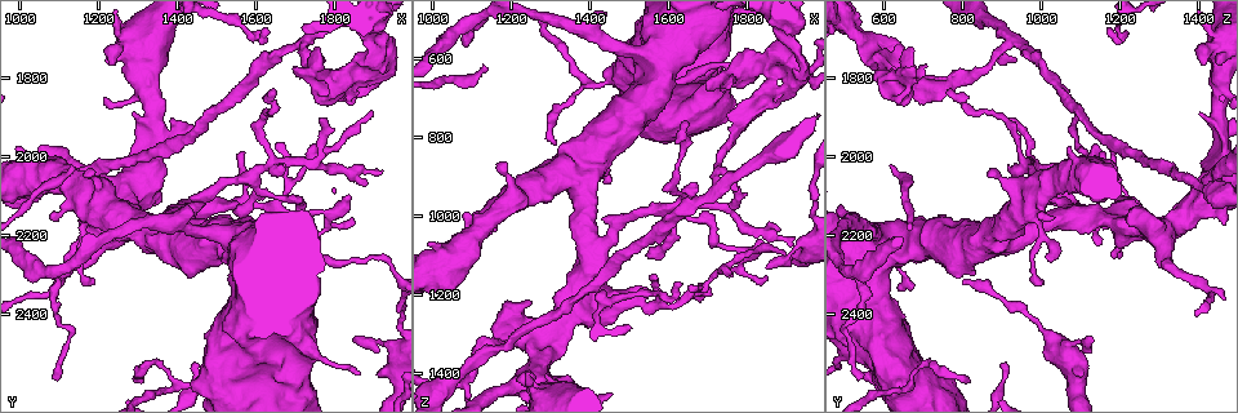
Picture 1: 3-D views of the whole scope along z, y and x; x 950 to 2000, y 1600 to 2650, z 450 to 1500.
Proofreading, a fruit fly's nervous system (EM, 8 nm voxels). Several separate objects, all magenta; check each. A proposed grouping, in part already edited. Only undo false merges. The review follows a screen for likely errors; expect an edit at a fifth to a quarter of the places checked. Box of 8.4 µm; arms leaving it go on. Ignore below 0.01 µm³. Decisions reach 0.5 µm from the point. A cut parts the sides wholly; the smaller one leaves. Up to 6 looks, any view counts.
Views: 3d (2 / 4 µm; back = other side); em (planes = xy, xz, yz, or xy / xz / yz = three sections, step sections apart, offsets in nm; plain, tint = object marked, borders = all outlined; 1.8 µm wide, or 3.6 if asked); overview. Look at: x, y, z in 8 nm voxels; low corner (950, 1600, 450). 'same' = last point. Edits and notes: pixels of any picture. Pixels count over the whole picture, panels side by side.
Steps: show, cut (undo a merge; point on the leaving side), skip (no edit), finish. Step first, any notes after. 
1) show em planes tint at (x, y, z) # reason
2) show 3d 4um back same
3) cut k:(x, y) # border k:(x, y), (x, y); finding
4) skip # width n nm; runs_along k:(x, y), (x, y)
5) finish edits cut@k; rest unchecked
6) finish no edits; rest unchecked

show em planes tint at (1725, 1700, 925) # three arms meet

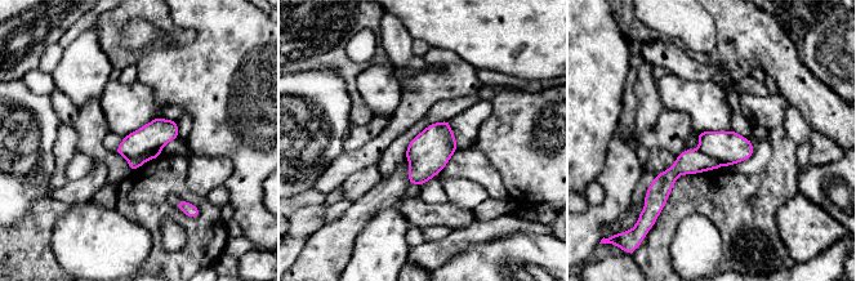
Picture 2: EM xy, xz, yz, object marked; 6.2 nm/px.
cut 2:(156, 134) # border 2:(160, 150), (128, 160); a second cell is stuck on

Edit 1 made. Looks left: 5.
show overview

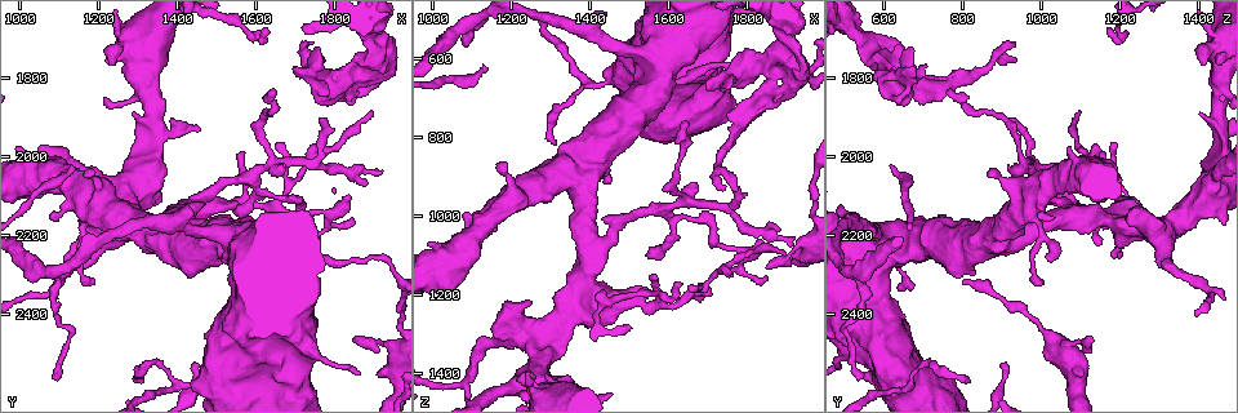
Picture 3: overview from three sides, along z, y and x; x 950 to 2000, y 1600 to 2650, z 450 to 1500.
show em xy step 16 tint at (1565, 2125, 1235) # a fork

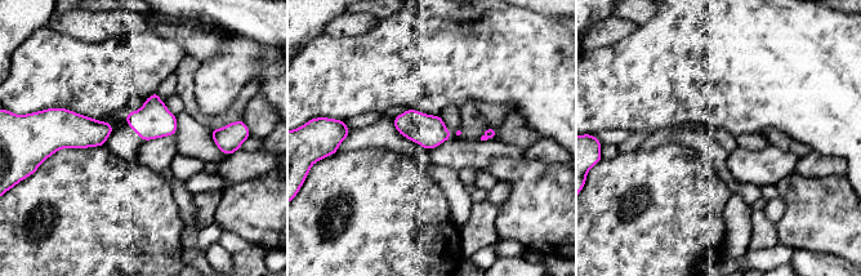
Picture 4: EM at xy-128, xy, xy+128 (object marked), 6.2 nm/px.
show em planes tint same

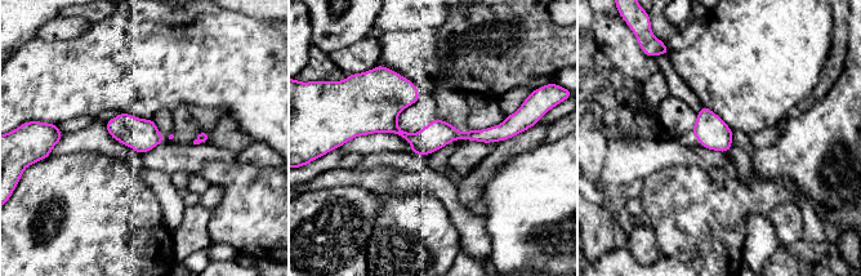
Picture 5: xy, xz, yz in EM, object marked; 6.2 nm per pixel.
skip # runs_along 5:(357, 128), (391, 125), (409, 137), (509, 133); one cell here

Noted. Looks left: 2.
show em xy step 4 tint at (1570, 1670, 1205) # narrows sharply

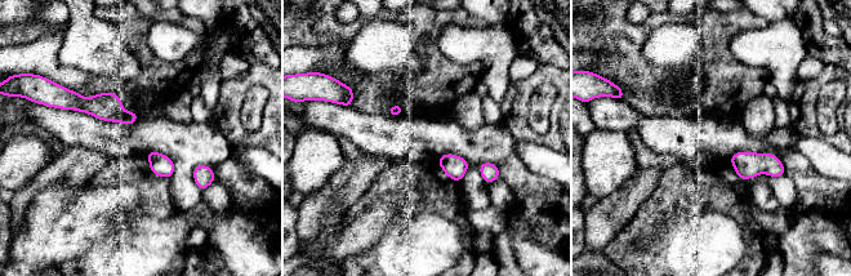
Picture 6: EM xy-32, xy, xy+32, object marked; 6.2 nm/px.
show em planes tint same # cut it another way

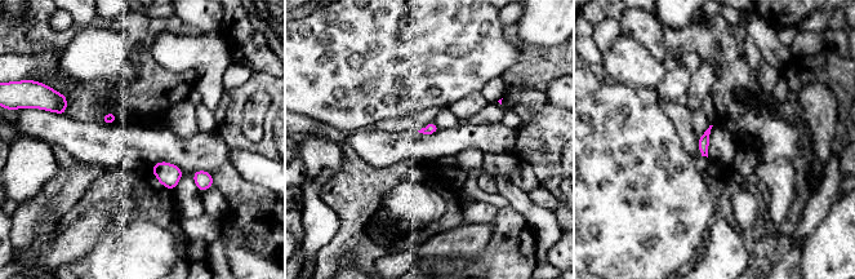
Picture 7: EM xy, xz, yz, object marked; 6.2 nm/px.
skip # one cell here

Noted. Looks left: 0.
finish edits cut@2; rest unchecked

